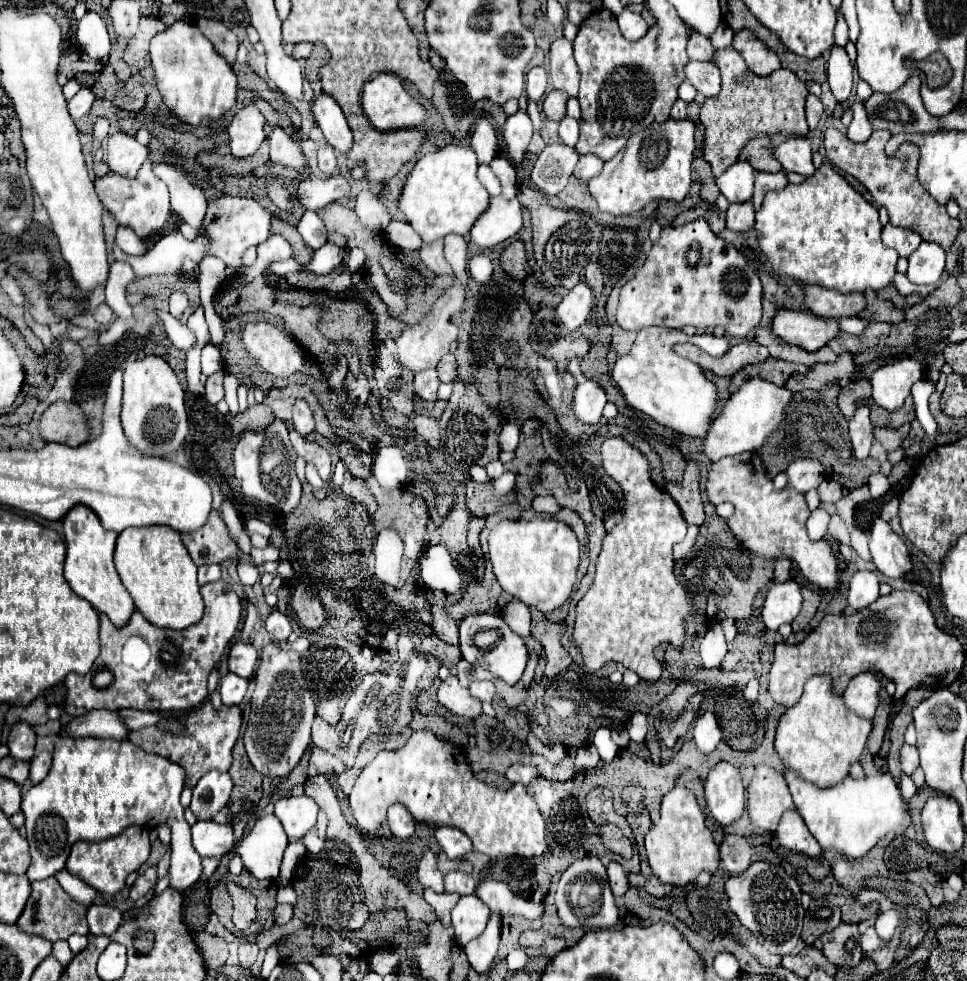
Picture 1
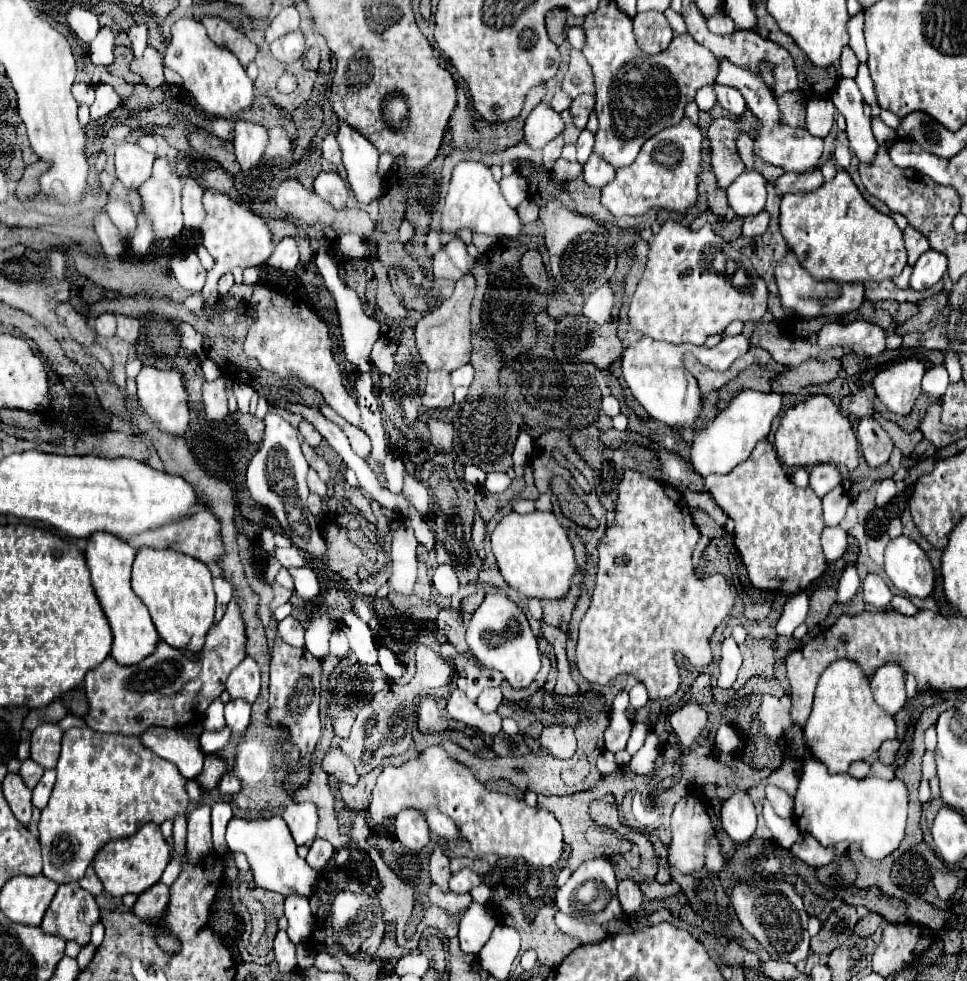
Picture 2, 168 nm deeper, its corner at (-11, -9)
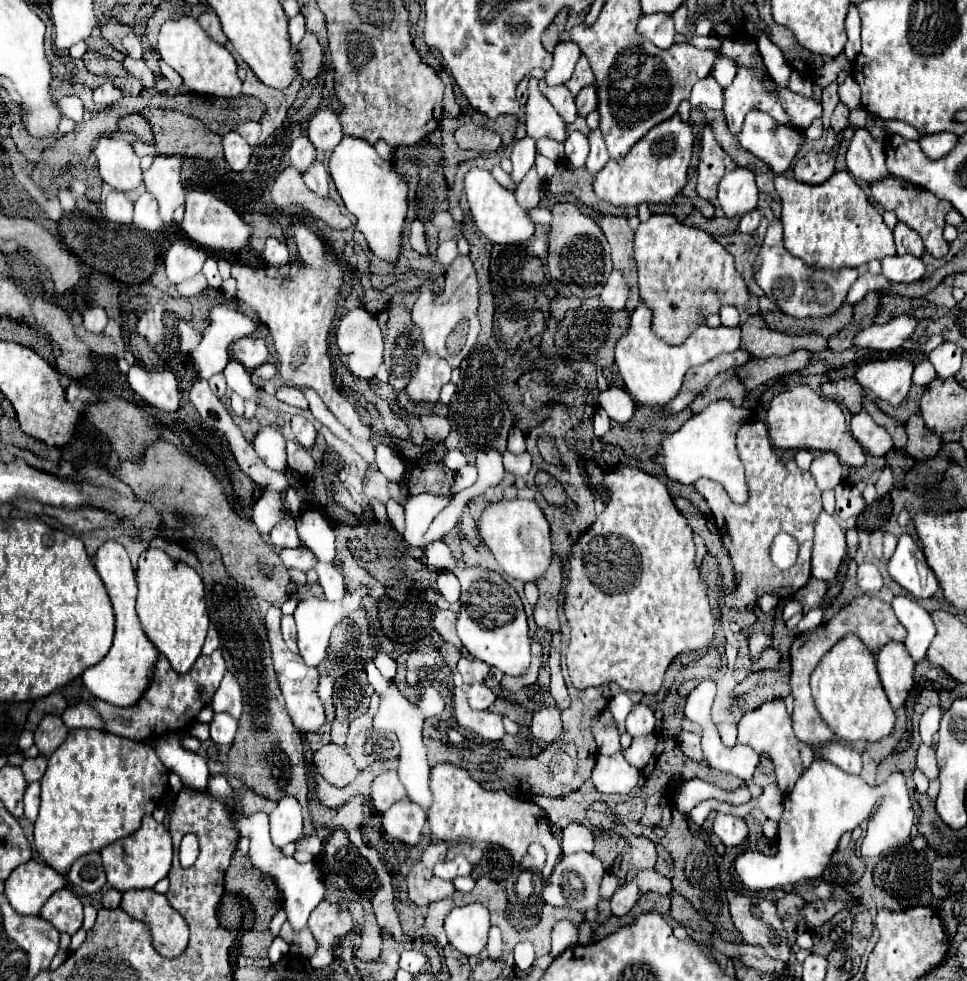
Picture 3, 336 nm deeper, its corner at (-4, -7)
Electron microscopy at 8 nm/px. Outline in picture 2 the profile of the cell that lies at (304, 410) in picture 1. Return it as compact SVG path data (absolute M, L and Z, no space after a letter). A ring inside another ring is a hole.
M301 421L299 423L299 433L301 433L301 439L305 441L305 443L309 443L311 447L317 447L319 443L321 443L321 435L319 435L319 431L309 423L309 421Z

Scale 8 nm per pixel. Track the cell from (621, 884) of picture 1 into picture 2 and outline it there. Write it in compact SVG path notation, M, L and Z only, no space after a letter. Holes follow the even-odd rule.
M625 879L625 881L619 883L617 897L619 897L621 909L623 909L625 915L635 913L641 907L641 901L643 901L643 893L641 893L639 885L635 881L631 881L631 879Z

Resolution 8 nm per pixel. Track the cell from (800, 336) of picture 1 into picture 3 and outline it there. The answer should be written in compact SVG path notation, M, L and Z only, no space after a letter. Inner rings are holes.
M896 317L886 325L872 325L856 333L854 345L856 347L866 347L866 349L896 349L902 347L902 343L912 337L916 327L914 317Z

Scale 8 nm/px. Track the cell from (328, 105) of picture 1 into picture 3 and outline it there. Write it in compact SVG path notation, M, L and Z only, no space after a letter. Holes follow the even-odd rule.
M348 135L342 137L330 155L330 175L346 209L356 217L356 229L364 233L372 253L394 263L400 251L400 233L408 207L408 187L402 175L390 161L380 159L368 141Z

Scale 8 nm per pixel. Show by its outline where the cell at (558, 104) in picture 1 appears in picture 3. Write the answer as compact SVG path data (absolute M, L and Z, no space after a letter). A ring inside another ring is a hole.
M588 85L584 87L578 95L576 95L576 109L580 117L586 117L590 111L594 111L598 105L598 97L596 97L596 87Z

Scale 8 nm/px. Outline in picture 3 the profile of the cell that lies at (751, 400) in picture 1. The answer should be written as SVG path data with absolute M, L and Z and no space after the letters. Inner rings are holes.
M720 399L710 403L702 413L688 419L678 431L666 437L656 451L656 463L660 463L670 479L680 483L694 483L700 477L714 479L724 485L732 501L744 503L748 499L748 487L744 479L744 469L736 449L736 433L738 429L748 423L752 409L734 405L728 399Z

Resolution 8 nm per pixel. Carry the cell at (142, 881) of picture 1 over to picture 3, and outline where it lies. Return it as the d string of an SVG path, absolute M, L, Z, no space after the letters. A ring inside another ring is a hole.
M138 889L138 891L126 891L122 895L122 903L120 907L134 919L142 921L148 929L150 929L150 937L152 937L152 945L154 949L164 957L164 959L174 959L178 957L186 945L188 945L188 925L184 921L184 917L170 907L166 895L156 893L154 889Z

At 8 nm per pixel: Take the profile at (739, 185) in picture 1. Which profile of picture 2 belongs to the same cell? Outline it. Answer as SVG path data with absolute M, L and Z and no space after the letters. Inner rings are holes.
M757 171L741 173L729 187L727 199L739 217L761 213L767 201L767 181Z

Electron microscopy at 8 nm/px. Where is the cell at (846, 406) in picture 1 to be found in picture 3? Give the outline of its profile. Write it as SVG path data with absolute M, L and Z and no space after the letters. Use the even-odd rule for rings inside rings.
M842 379L842 381L824 383L822 395L844 405L846 409L850 409L850 413L862 411L862 387L856 379Z

